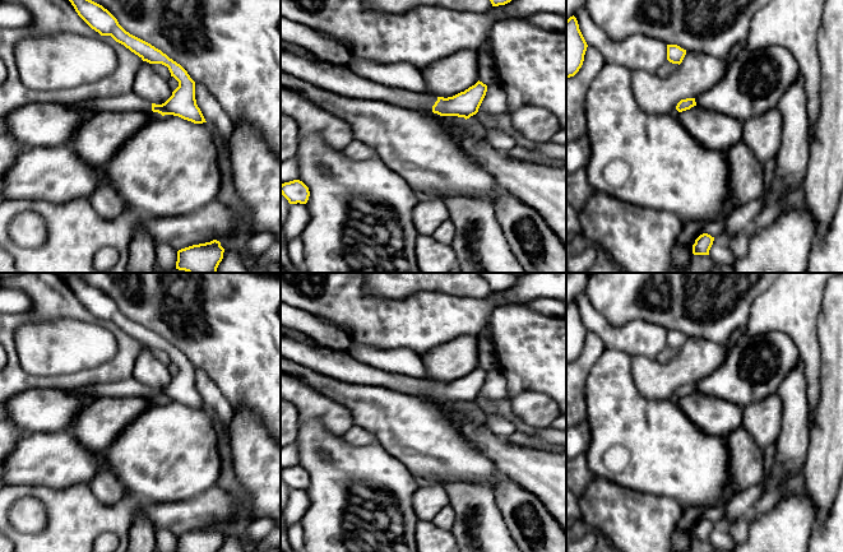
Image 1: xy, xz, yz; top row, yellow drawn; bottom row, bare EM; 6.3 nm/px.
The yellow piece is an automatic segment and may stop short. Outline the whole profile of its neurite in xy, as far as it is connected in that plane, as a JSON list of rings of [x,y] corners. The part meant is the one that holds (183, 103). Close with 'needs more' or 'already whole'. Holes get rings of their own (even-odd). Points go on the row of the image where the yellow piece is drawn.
[[[69,0],[78,15],[101,36],[111,36],[116,42],[124,45],[143,61],[162,64],[168,68],[171,76],[179,82],[172,96],[162,105],[150,103],[135,93],[111,98],[94,98],[71,103],[74,107],[88,107],[93,112],[101,111],[142,111],[158,112],[162,116],[173,115],[194,124],[207,122],[195,99],[195,82],[187,71],[176,61],[150,43],[130,34],[117,19],[102,5],[92,0]]]; needs more

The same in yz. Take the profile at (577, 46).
[[[573,15],[566,20],[566,78],[574,76],[579,71],[587,47],[578,20]]]; already whole

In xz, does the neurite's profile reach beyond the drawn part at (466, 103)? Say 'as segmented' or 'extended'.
extended

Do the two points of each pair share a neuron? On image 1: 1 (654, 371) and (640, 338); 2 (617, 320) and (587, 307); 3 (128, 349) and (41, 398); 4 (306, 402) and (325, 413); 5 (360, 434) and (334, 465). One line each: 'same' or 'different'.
1: different
2: different
3: different
4: same
5: different

